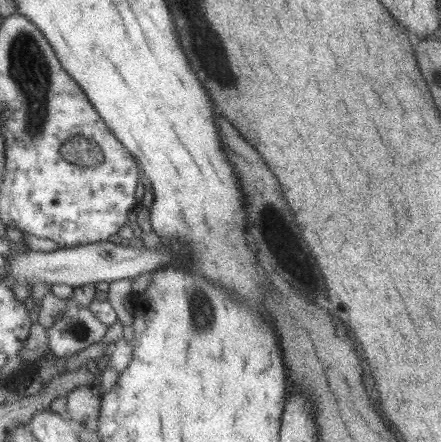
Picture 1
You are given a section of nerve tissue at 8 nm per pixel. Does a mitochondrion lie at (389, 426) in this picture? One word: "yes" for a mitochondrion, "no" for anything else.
no

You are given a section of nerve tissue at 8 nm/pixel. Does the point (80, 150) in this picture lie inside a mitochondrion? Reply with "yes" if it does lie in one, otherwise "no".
yes

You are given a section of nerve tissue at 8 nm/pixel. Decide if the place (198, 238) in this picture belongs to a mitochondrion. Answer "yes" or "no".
no

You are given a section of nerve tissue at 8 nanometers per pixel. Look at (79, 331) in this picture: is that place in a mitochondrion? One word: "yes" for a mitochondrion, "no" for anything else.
yes

